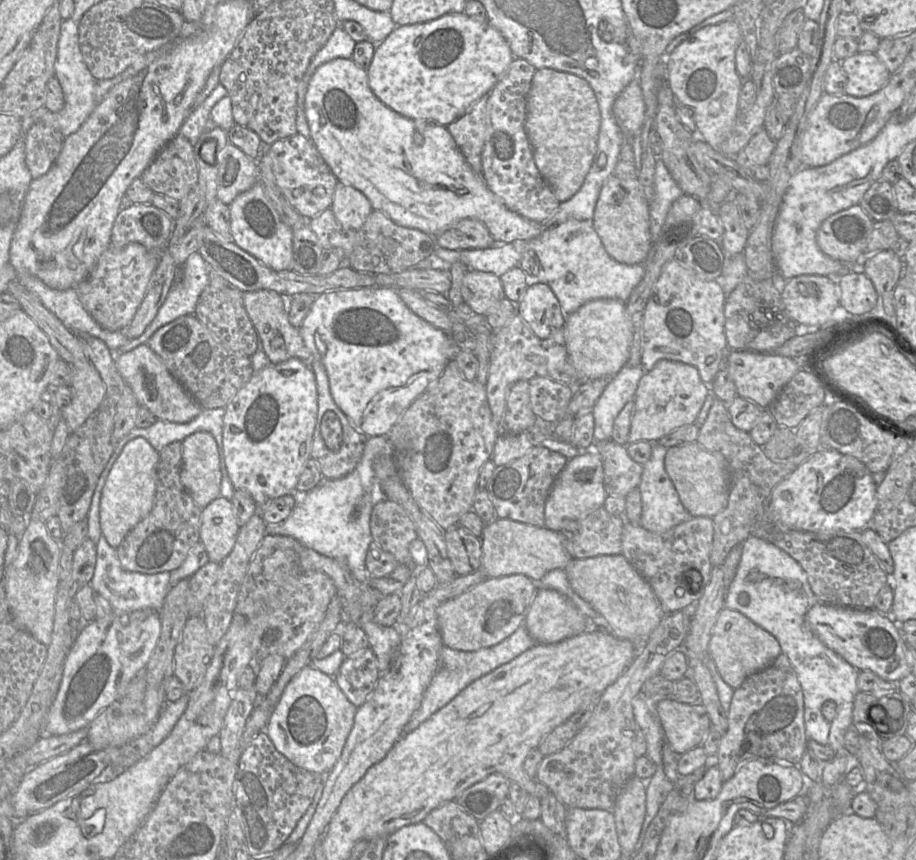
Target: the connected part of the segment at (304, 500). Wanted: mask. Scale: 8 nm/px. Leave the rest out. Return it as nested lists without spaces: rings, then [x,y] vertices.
[[[387,436],[369,437],[361,460],[356,468],[341,479],[323,479],[305,494],[297,494],[298,502],[287,519],[266,524],[271,535],[285,535],[298,540],[304,547],[346,564],[359,583],[368,583],[372,578],[365,559],[373,541],[370,530],[370,515],[376,503],[375,460],[390,451]]]

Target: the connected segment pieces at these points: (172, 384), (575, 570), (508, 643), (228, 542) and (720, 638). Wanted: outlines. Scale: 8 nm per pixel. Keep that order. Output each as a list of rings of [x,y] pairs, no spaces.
[[[147,344],[115,356],[117,370],[133,391],[141,407],[147,408],[157,420],[173,423],[188,423],[202,411],[201,405],[171,375],[163,361]]]
[[[623,554],[572,558],[564,568],[573,591],[607,622],[610,633],[632,642],[645,642],[665,615],[646,579]]]
[[[524,624],[519,626],[511,635],[498,644],[476,651],[459,651],[443,645],[439,655],[439,668],[427,687],[420,707],[413,713],[403,729],[403,735],[414,731],[432,714],[447,705],[468,685],[504,665],[529,648],[533,647],[535,640],[530,636]]]
[[[218,497],[201,511],[200,542],[209,561],[221,564],[232,551],[240,526],[230,500]]]
[[[723,608],[717,616],[708,644],[708,655],[722,679],[738,688],[750,675],[769,665],[782,653],[778,640],[737,610]]]

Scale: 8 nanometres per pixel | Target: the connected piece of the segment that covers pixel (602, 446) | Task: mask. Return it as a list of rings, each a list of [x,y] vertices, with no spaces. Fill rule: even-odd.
[[[610,439],[595,442],[593,449],[602,458],[607,496],[626,497],[632,489],[639,487],[643,465],[629,456],[625,445]]]

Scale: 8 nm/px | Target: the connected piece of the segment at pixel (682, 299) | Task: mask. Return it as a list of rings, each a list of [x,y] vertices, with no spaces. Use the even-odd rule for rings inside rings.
[[[676,258],[669,260],[662,268],[650,296],[642,326],[641,365],[650,371],[655,364],[662,360],[681,361],[695,366],[702,381],[706,384],[713,382],[719,370],[726,368],[727,339],[725,336],[725,292],[720,281],[705,281],[697,277]]]

